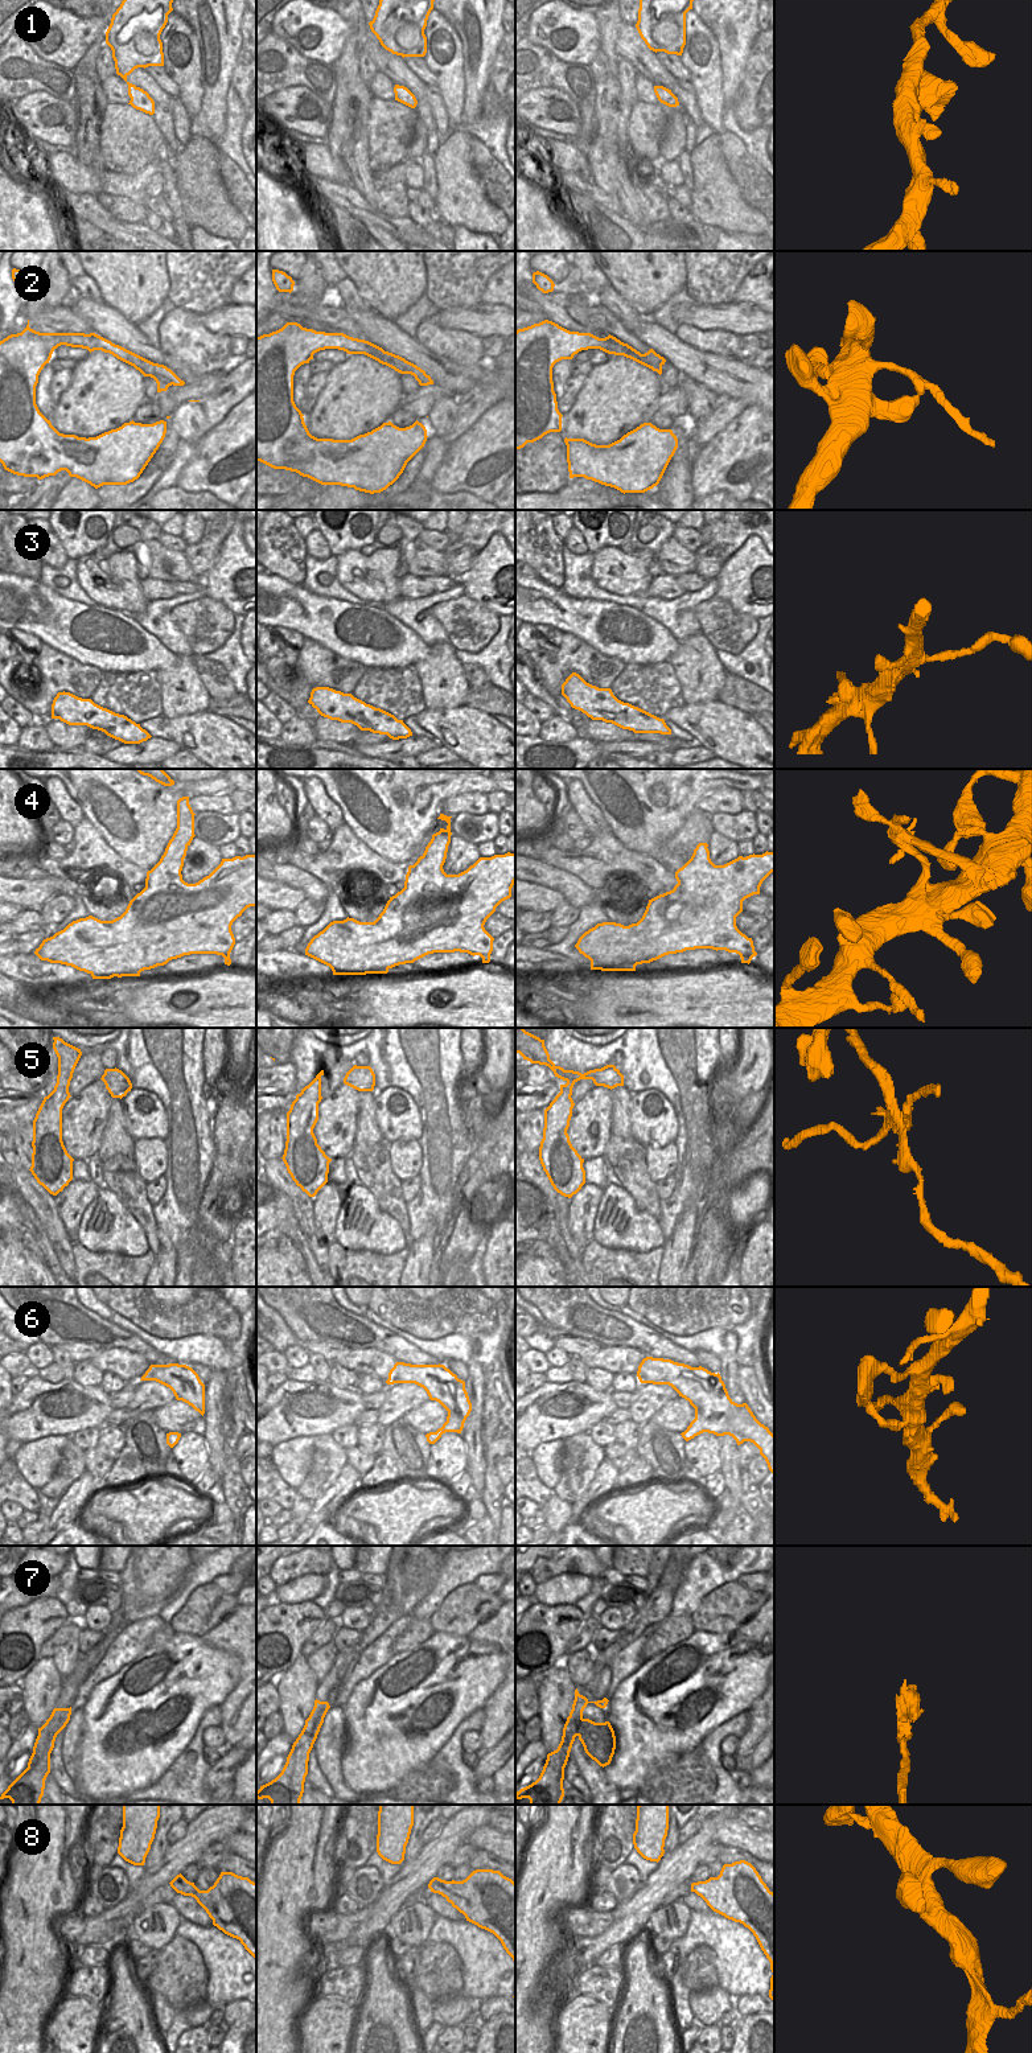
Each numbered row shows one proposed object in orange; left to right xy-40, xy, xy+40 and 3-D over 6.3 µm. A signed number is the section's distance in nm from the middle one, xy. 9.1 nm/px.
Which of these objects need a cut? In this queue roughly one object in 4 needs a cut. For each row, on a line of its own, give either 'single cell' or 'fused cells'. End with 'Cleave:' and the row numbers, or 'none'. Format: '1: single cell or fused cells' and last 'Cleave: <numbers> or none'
1: single cell
2: fused cells
3: single cell
4: fused cells
5: fused cells
6: single cell
7: single cell
8: single cell
Cleave: 2, 4, 5

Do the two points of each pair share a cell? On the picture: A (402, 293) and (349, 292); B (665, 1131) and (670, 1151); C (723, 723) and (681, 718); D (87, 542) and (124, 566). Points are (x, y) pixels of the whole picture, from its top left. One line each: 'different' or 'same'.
A: different
B: different
C: same
D: different

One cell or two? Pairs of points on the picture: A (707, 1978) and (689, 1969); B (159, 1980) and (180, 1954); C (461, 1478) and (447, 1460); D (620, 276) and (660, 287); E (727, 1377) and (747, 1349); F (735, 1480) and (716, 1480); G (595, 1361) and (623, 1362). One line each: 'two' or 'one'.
A: one
B: one
C: two
D: one
E: two
F: two
G: one

